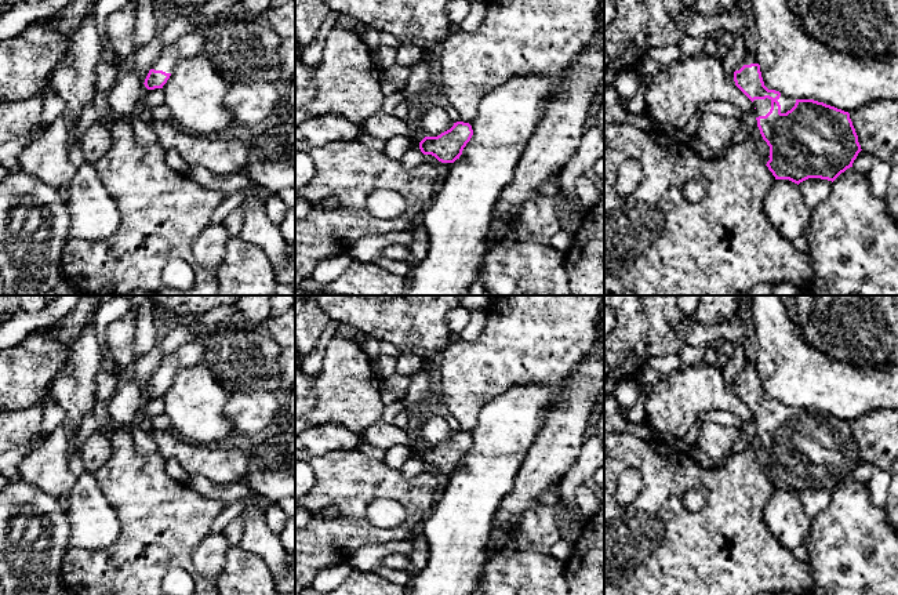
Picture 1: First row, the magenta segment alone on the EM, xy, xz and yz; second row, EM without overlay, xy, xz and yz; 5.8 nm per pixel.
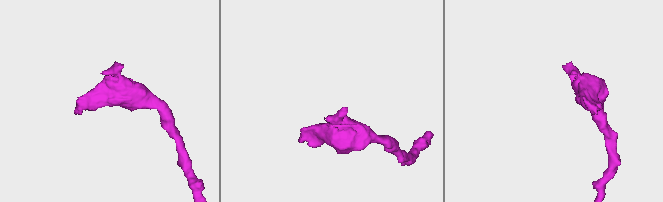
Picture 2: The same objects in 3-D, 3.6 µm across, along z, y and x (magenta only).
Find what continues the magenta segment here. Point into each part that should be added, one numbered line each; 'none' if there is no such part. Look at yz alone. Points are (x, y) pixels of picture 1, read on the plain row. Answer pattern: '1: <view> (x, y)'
1: yz (749, 367)
2: yz (763, 416)

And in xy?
1: xy (191, 354)

